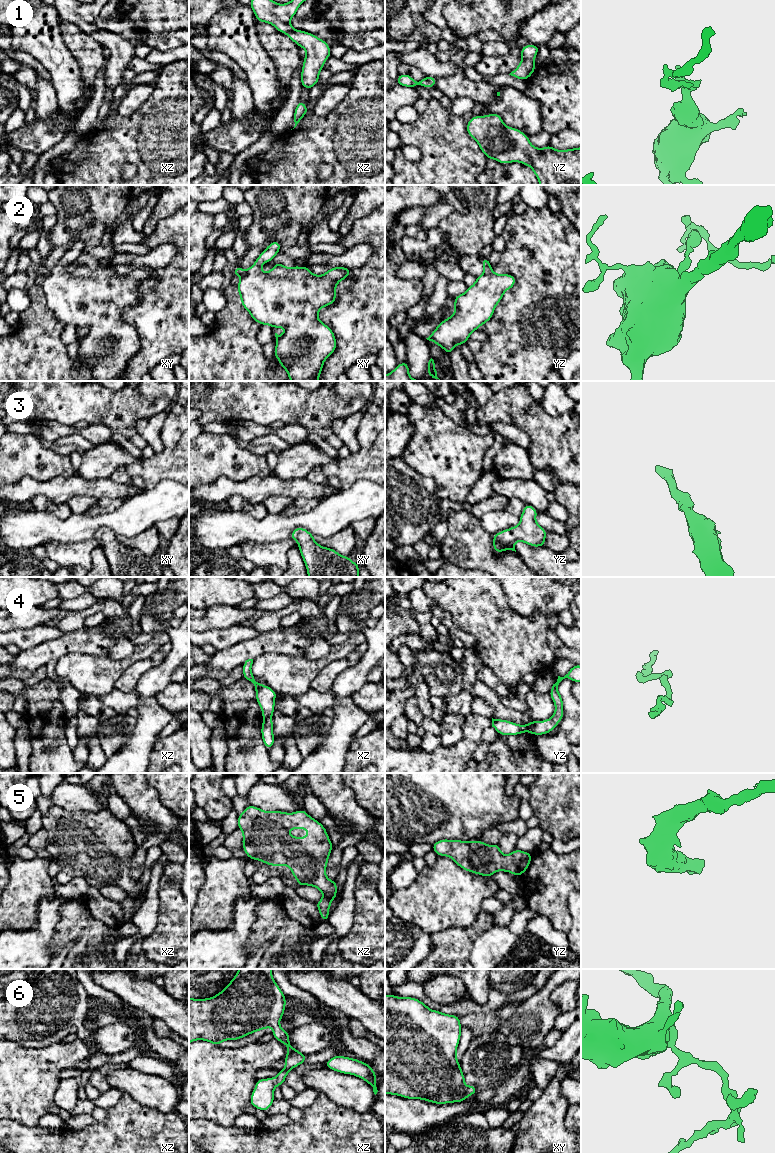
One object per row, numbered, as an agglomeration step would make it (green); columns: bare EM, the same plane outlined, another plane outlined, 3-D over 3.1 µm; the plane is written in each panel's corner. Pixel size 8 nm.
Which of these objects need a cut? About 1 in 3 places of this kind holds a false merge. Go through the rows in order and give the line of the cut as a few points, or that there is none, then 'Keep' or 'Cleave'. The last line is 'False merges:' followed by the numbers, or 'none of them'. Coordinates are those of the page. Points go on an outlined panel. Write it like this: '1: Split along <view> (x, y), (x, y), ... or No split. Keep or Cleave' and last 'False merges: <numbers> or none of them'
1: No split. Keep
2: No split. Keep
3: No split. Keep
4: No split. Keep
5: No split. Keep
6: No split. Keep
False merges: none of them

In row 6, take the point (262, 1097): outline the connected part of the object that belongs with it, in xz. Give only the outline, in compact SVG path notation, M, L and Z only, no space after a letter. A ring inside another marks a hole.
M239 969L230 983L217 995L205 999L189 998L189 1044L195 1040L204 1040L219 1046L225 1040L239 1040L259 1030L272 1027L274 1039L287 1046L285 1068L278 1071L278 1075L274 1078L257 1080L250 1096L250 1105L264 1112L275 1101L274 1088L284 1084L288 1073L296 1066L305 1063L307 1057L291 1046L289 1032L279 1025L285 1007L286 997L274 981L272 969Z

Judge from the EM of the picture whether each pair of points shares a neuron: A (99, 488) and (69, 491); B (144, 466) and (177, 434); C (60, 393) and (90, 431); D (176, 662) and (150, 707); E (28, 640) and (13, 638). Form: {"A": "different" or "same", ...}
{"A": "same", "B": "same", "C": "different", "D": "same", "E": "same"}

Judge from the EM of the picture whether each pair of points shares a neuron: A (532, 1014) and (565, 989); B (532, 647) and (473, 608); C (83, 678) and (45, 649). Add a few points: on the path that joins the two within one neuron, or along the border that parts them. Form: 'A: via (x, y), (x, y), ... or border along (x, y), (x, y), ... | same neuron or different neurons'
A: border along (564, 980), (550, 994), (550, 999), (560, 1011) | different neurons
B: via (517, 645), (514, 645), (488, 619) | same neuron
C: border along (81, 653), (69, 653), (57, 660) | different neurons

